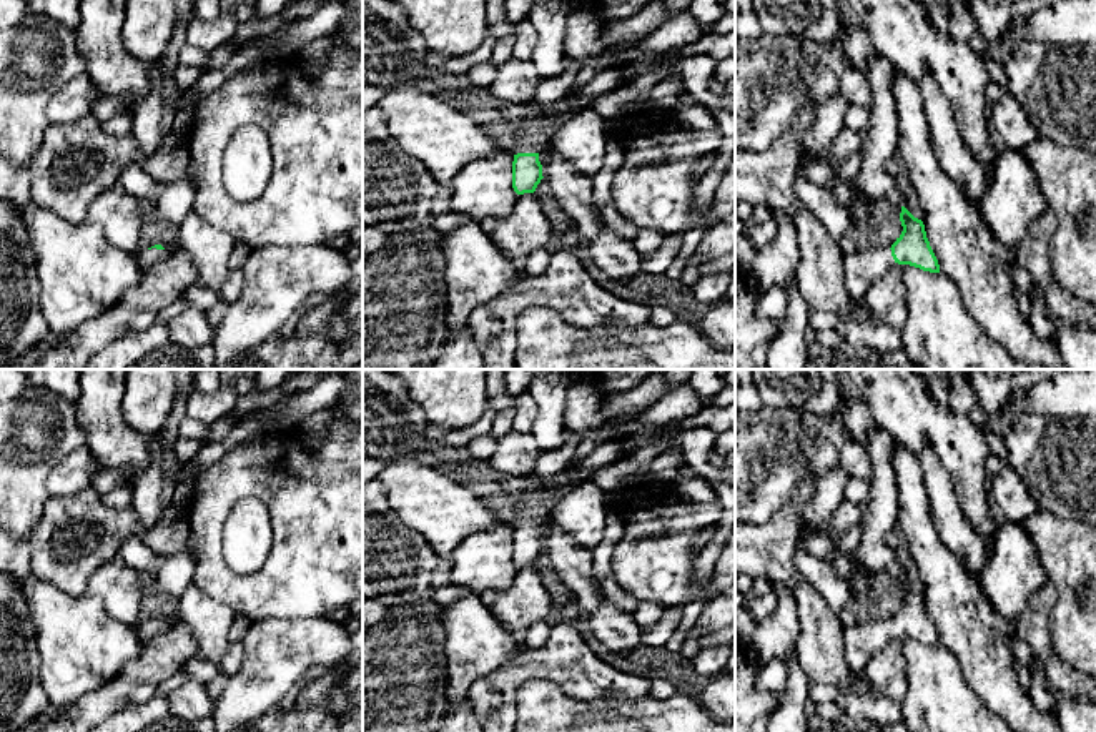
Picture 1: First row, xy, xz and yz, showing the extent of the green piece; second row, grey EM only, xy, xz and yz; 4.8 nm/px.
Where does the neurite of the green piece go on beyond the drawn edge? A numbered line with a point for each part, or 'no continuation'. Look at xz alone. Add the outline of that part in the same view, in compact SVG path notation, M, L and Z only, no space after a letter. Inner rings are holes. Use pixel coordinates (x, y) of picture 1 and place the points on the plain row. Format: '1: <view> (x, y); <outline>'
1: xz (534, 504); M625 438L605 441L580 461L569 464L560 474L546 479L536 477L531 487L517 492L516 506L504 516L514 527L542 524L559 499L585 481L590 472L627 458L635 449L637 446Z

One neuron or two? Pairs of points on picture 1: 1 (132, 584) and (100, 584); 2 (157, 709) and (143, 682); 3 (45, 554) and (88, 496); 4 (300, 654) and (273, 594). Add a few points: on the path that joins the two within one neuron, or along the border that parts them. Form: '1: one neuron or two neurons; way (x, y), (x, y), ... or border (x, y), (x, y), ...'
1: one neuron; way (123, 584), (108, 584)
2: two neurons; border (157, 694), (142, 702), (127, 702), (115, 711)
3: one neuron; way (62, 541), (80, 528), (85, 513)
4: two neurons; border (323, 614), (296, 619), (256, 619), (253, 623)

